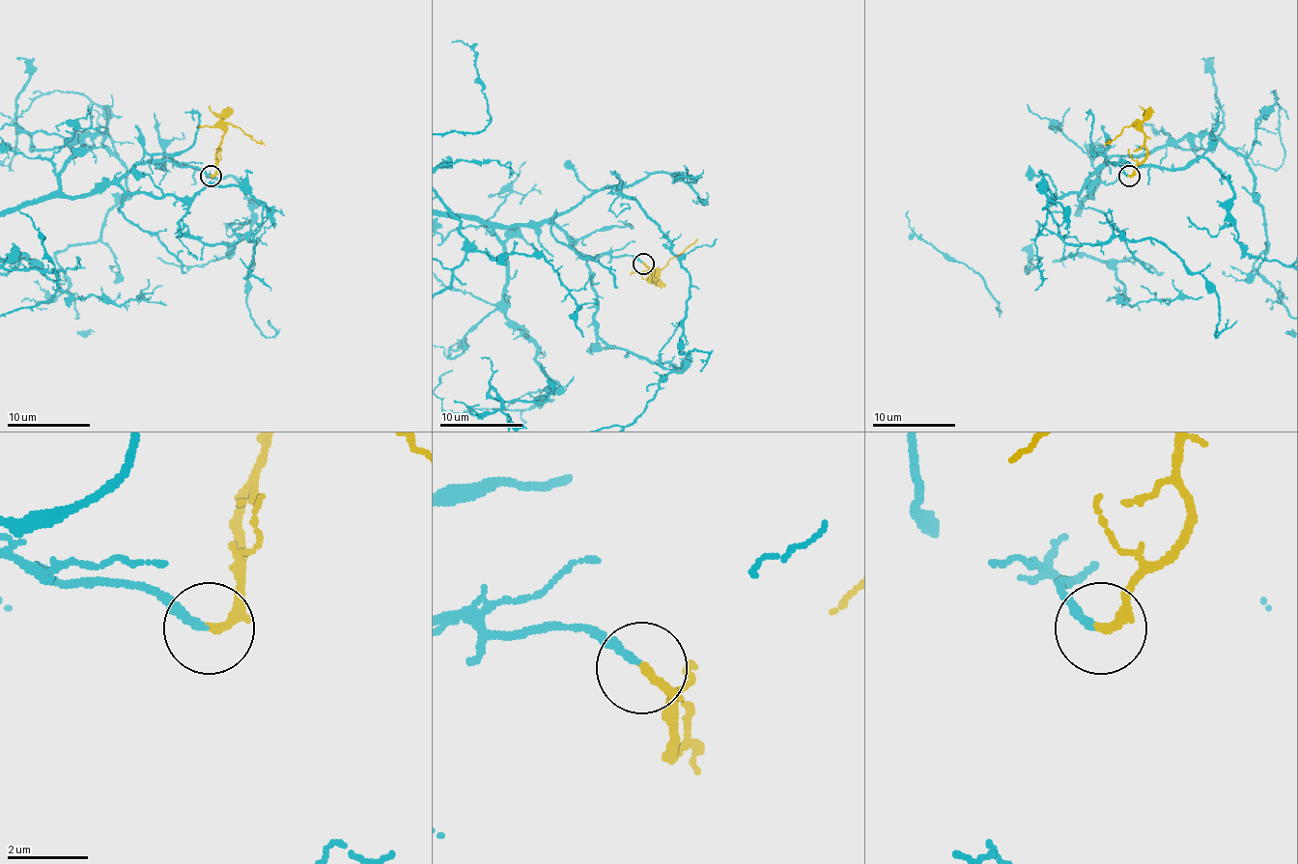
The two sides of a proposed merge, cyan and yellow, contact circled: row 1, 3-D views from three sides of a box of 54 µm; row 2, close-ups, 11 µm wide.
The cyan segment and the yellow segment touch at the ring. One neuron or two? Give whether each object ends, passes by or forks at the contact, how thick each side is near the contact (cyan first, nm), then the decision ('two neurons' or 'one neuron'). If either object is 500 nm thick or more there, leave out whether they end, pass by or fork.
cyan ends | yellow passes by | 190/150 nm | one neuron

